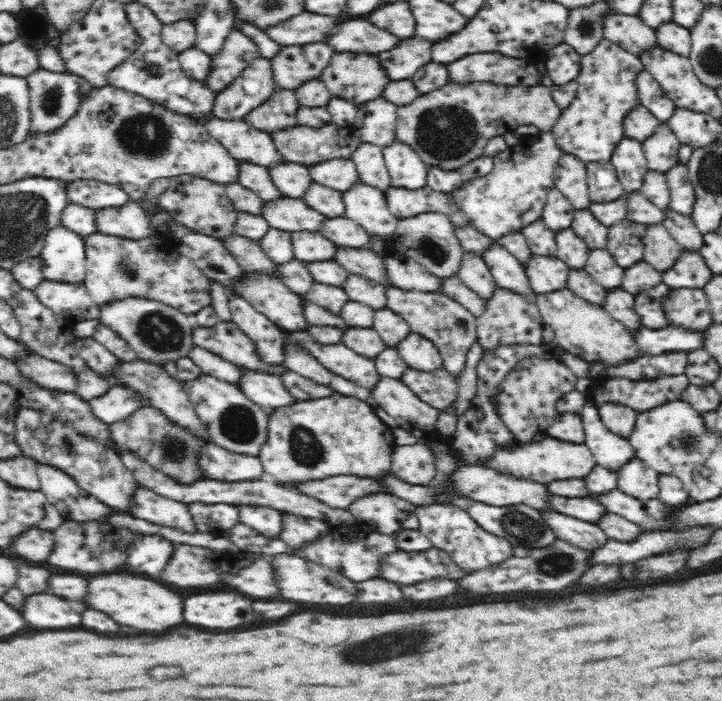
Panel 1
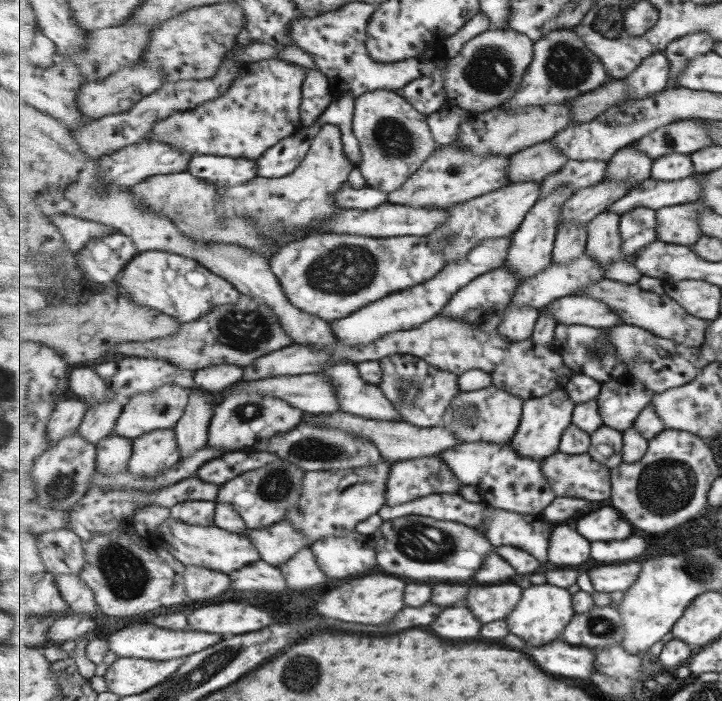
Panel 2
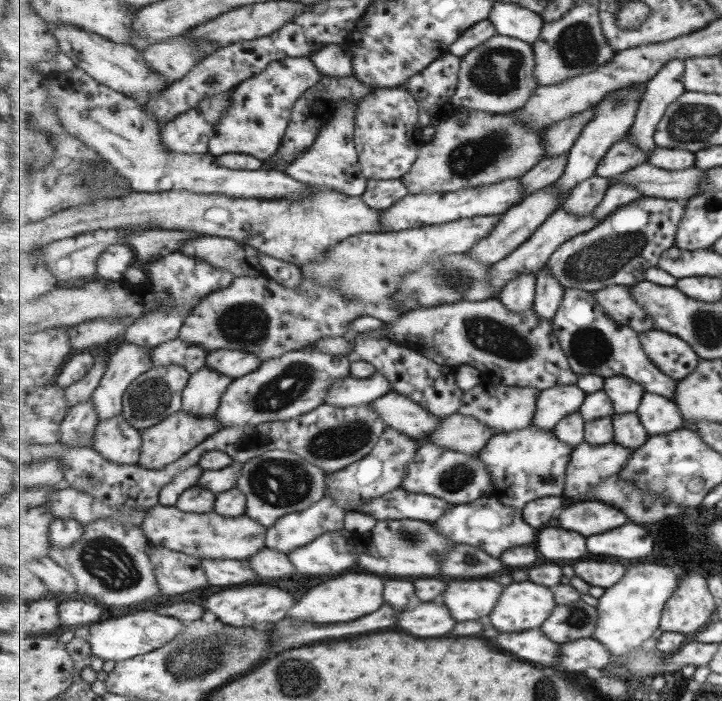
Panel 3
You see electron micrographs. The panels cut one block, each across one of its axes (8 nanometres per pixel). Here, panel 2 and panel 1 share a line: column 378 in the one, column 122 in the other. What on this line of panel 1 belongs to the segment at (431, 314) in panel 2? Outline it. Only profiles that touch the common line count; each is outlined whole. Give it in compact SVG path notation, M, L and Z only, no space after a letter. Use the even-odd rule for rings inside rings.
M141 298L118 300L101 307L99 318L102 324L124 340L140 361L155 365L168 364L178 358L188 357L195 347L195 325L192 317L184 314L181 309L166 306L158 301Z

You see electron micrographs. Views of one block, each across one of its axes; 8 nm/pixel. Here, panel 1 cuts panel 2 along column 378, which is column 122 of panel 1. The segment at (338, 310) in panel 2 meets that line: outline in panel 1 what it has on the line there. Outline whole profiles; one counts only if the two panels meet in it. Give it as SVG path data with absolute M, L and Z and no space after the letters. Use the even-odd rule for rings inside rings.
M96 231L85 236L84 241L86 270L82 281L98 306L141 298L181 309L189 316L209 306L210 279L192 260L173 249L164 237L152 234L141 240L129 240Z

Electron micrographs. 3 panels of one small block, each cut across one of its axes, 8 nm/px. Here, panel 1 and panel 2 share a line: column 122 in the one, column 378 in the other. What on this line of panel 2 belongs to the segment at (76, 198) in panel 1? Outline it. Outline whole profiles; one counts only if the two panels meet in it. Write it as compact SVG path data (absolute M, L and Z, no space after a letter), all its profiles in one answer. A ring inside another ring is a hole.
M348 183L336 192L336 203L341 209L372 209L380 204L388 202L389 192L383 192L379 188L366 186L364 188L352 188Z

